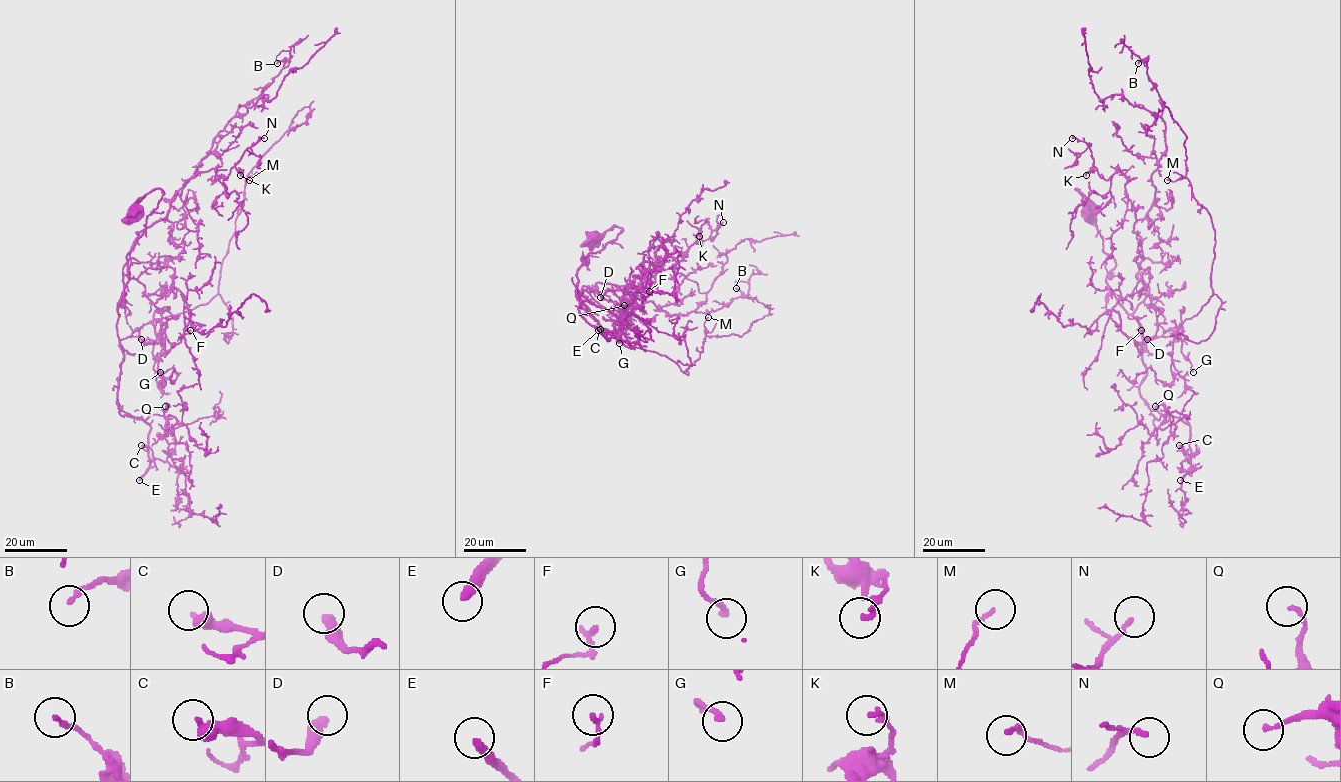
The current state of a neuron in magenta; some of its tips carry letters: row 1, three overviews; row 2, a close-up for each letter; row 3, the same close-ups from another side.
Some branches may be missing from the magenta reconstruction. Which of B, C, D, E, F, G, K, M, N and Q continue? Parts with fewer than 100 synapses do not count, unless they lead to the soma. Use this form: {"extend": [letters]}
{"extend": ["E"]}

